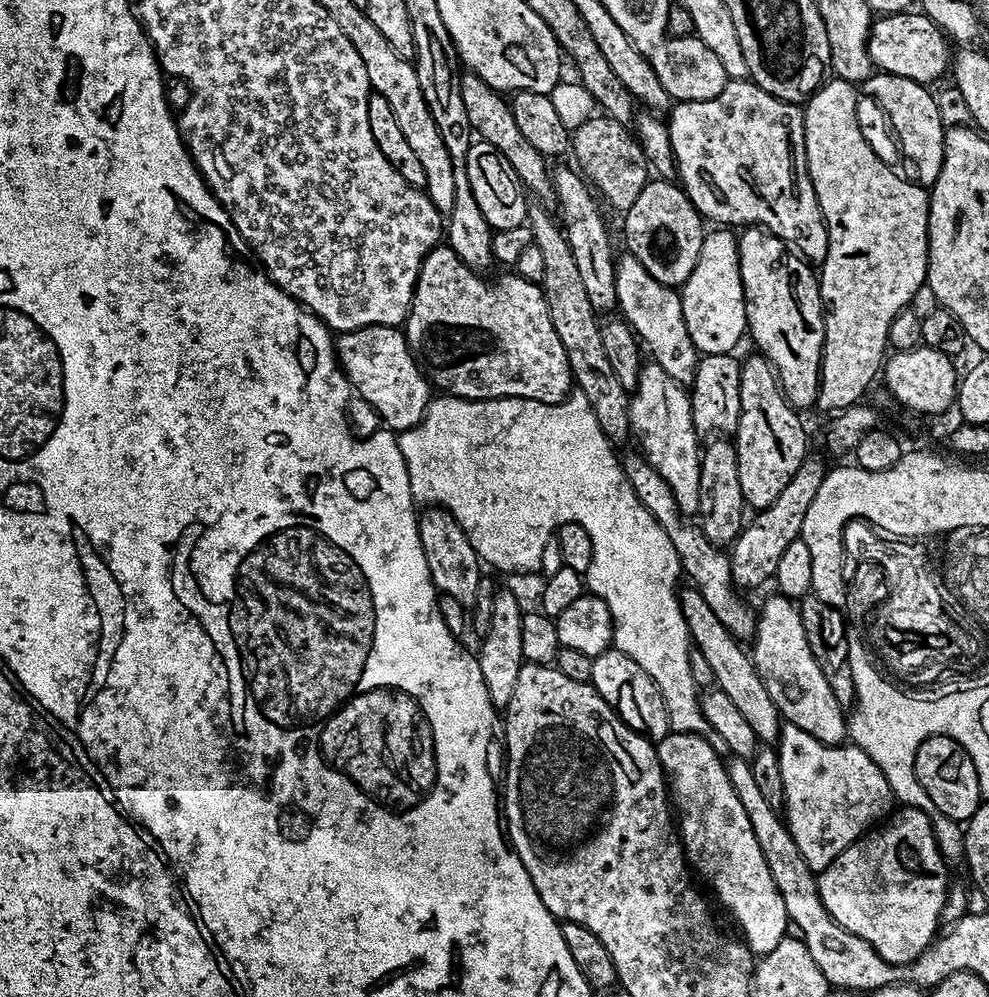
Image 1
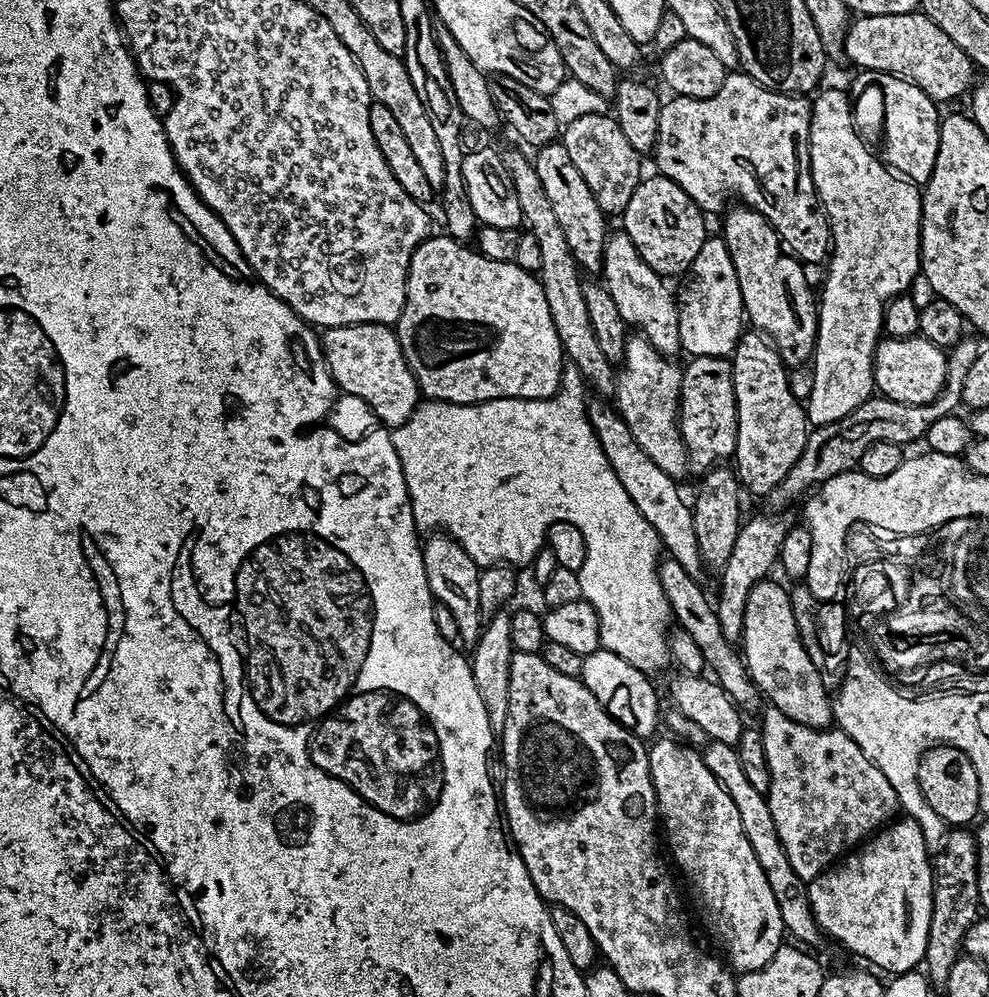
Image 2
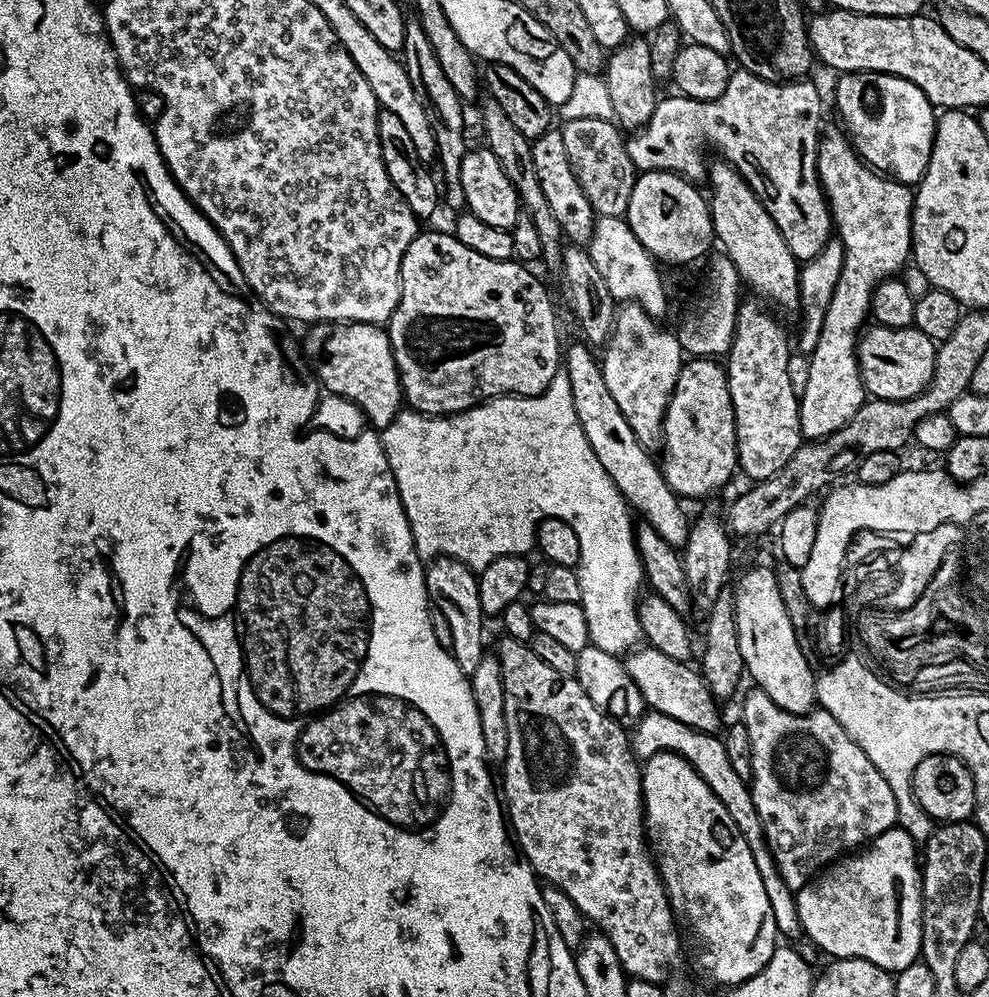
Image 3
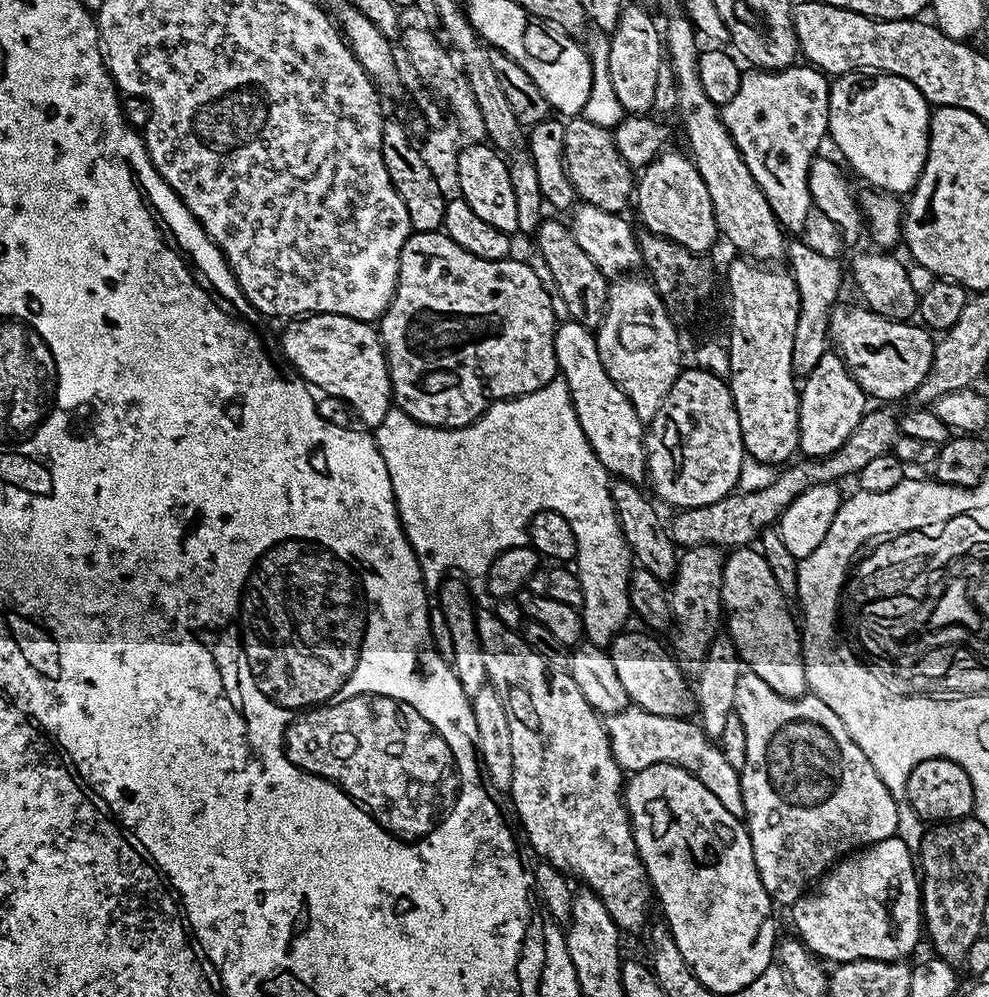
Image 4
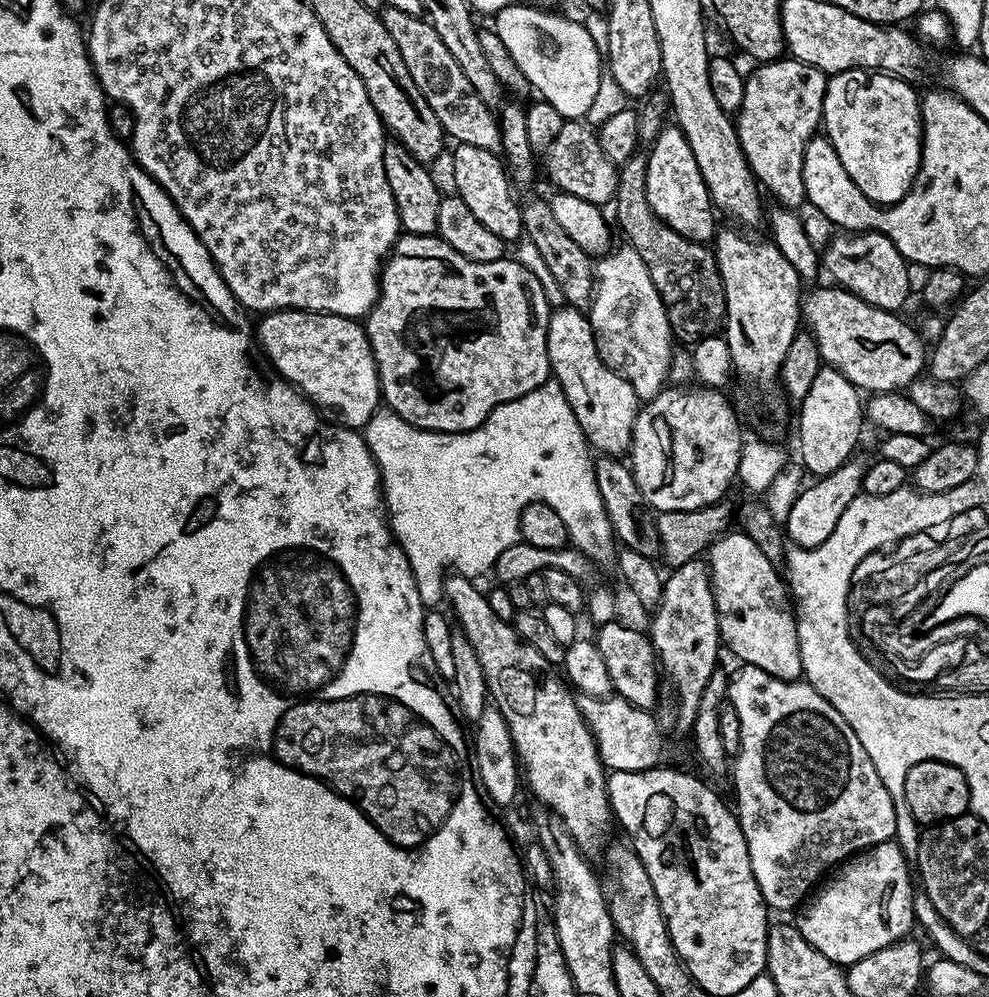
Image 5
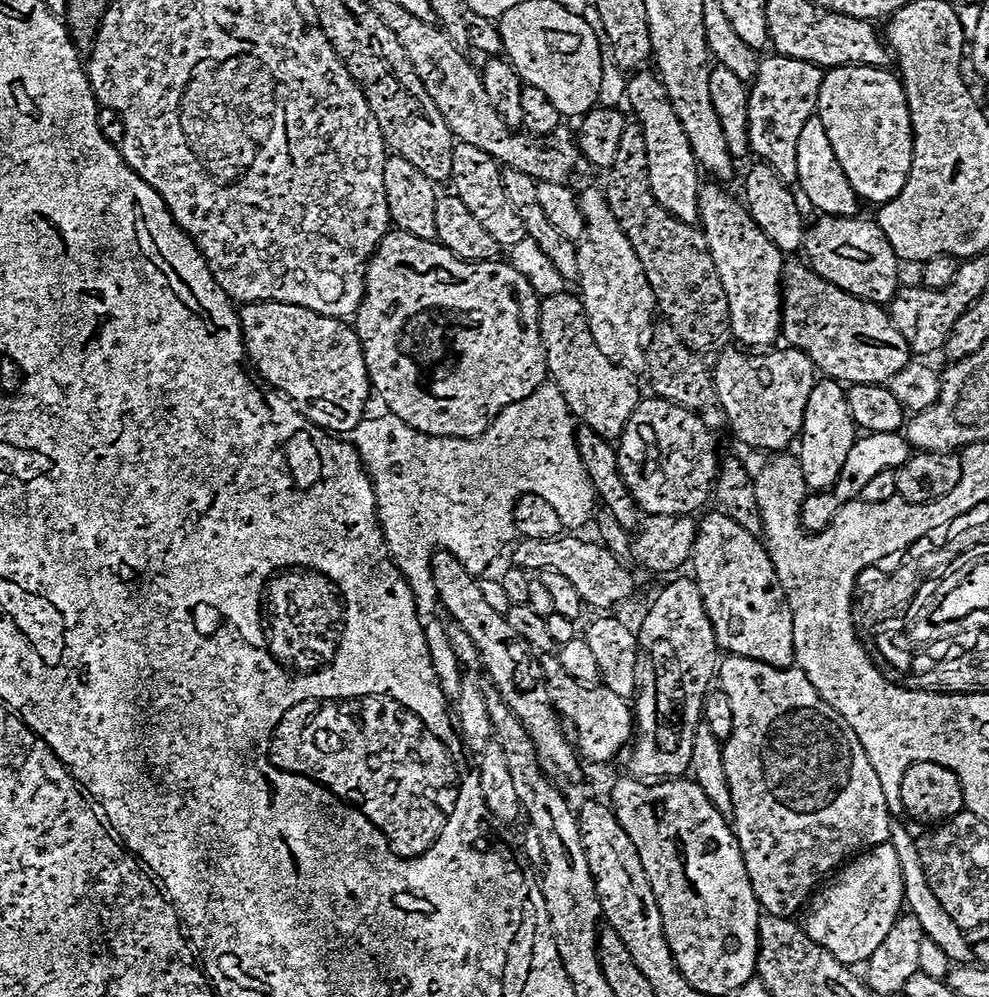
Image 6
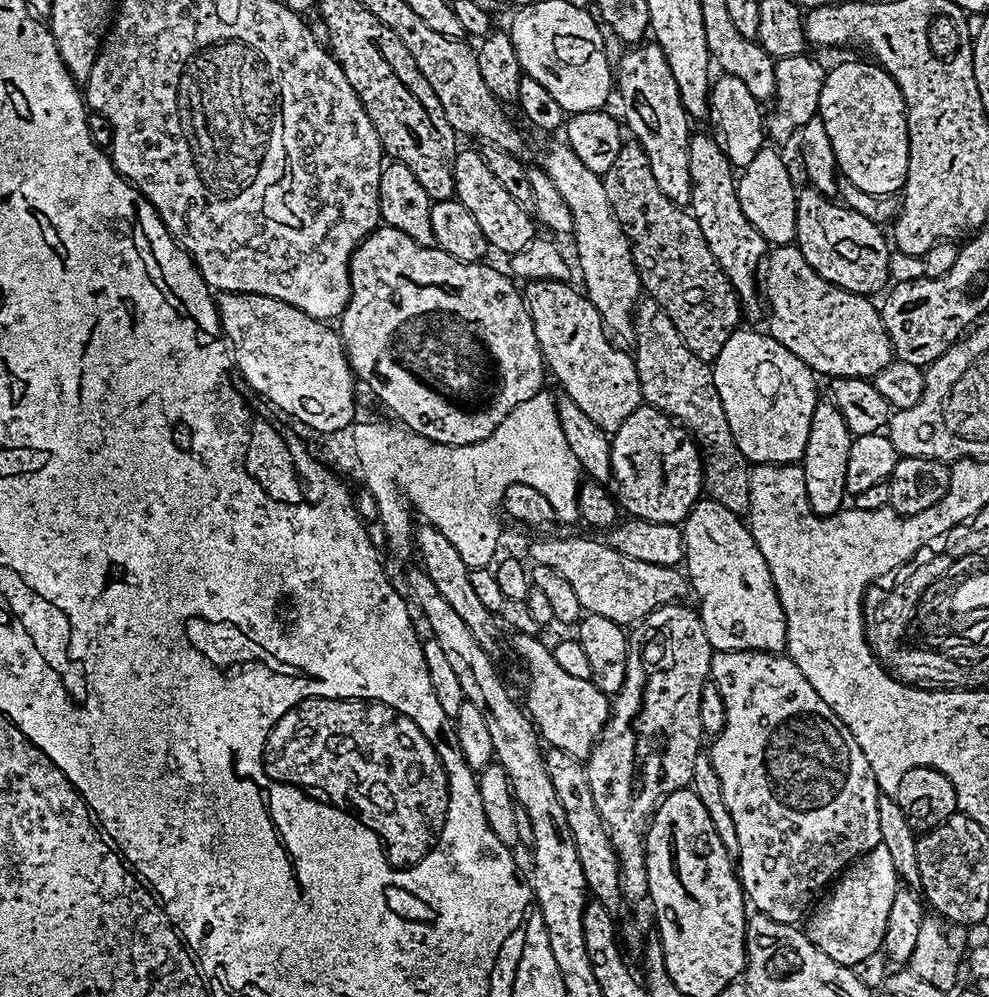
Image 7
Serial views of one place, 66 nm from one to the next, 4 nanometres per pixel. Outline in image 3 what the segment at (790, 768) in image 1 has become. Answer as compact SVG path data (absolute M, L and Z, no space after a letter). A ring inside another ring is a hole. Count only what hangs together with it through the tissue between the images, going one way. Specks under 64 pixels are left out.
M752 690L752 693L744 700L742 723L750 734L750 746L752 747L752 775L750 777L752 801L756 807L756 812L760 815L760 821L764 827L764 837L768 840L768 847L772 849L772 859L776 861L776 868L782 874L788 888L799 890L802 885L809 883L821 870L829 867L833 862L839 861L845 854L859 849L865 842L871 842L876 836L881 836L884 831L897 823L898 806L886 778L882 778L882 774L876 769L873 760L866 758L864 751L850 738L850 734L846 734L844 727L829 712L813 710L799 716L793 712L782 710L782 706L774 703L765 692Z

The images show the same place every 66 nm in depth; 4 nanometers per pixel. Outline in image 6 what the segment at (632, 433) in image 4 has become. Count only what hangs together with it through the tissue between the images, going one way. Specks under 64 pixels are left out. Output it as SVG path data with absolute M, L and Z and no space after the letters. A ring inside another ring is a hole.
M579 295L544 296L540 305L540 333L544 339L544 352L548 355L548 371L554 383L560 387L568 403L568 410L583 427L594 430L605 438L619 437L628 424L632 412L642 399L638 385L632 381L627 367L615 364L602 354L594 338L592 328L588 325L588 315L584 312L584 301Z

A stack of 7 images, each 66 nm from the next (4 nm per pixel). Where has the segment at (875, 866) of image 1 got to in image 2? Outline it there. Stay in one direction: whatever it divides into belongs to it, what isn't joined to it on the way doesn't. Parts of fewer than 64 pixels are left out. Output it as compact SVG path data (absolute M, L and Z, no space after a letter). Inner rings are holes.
M909 818L900 819L877 831L867 842L849 851L842 862L825 868L818 878L806 884L806 899L812 907L817 929L823 935L825 932L833 936L854 955L865 956L870 963L885 968L888 974L910 972L921 967L927 954L932 912L933 861L918 822Z

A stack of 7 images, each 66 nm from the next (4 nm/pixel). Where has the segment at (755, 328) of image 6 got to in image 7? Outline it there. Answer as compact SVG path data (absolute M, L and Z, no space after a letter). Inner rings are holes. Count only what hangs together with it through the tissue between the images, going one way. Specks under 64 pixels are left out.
M700 132L688 142L690 158L690 176L692 178L692 199L690 211L696 217L698 226L702 226L702 234L720 263L720 269L728 275L732 289L740 298L745 313L756 316L760 312L760 296L756 293L756 271L761 271L770 245L756 227L742 214L742 206L738 202L734 169L724 152L721 141L715 135L707 136Z

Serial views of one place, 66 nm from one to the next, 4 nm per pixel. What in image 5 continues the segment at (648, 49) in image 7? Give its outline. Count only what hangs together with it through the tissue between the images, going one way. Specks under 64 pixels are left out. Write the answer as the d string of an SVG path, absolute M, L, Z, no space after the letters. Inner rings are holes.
M665 126L650 144L650 150L652 157L647 157L646 160L644 188L658 218L662 218L666 226L686 238L711 241L718 231L717 213L714 211L712 197L708 195L706 182L698 170L694 150L690 150L690 142L686 142L684 131L678 126Z

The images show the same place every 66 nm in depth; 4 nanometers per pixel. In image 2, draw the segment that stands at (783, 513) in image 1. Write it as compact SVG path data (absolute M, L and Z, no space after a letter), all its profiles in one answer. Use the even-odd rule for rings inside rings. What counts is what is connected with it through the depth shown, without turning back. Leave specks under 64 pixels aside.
M768 515L772 516L758 516L741 525L734 551L720 572L720 600L717 599L716 602L716 613L722 625L722 634L727 641L735 644L743 639L746 600L757 582L767 579L772 566L777 565L783 542L790 529L789 522L780 517L783 515Z

